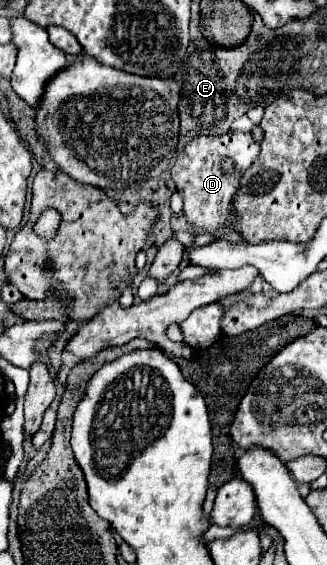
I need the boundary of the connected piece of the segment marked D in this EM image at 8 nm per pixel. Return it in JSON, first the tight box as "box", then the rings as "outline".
{"box":[172,130,260,230],"outline":[[[228,130],[220,136],[196,136],[184,146],[182,154],[172,166],[172,180],[184,200],[184,216],[196,230],[230,230],[228,210],[232,210],[232,196],[240,186],[242,174],[250,168],[258,152],[260,142],[252,138],[252,132],[242,130]]]}

